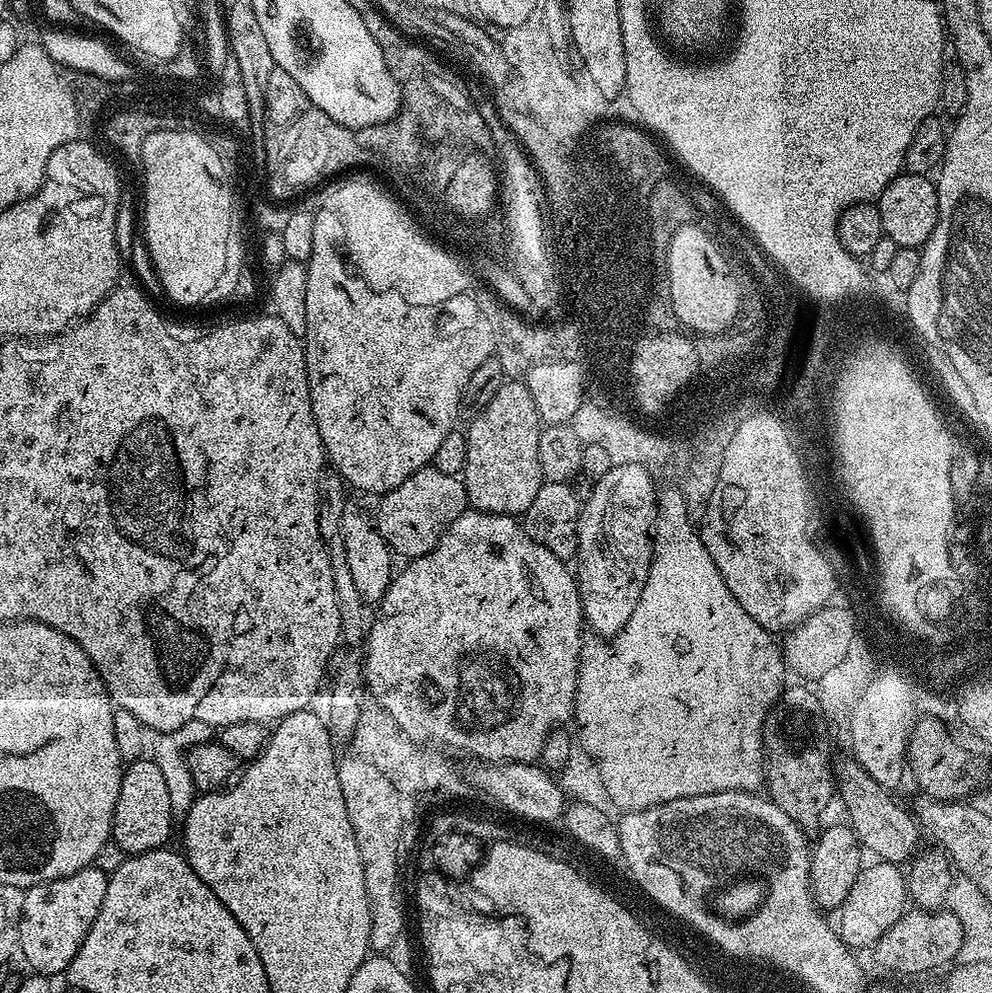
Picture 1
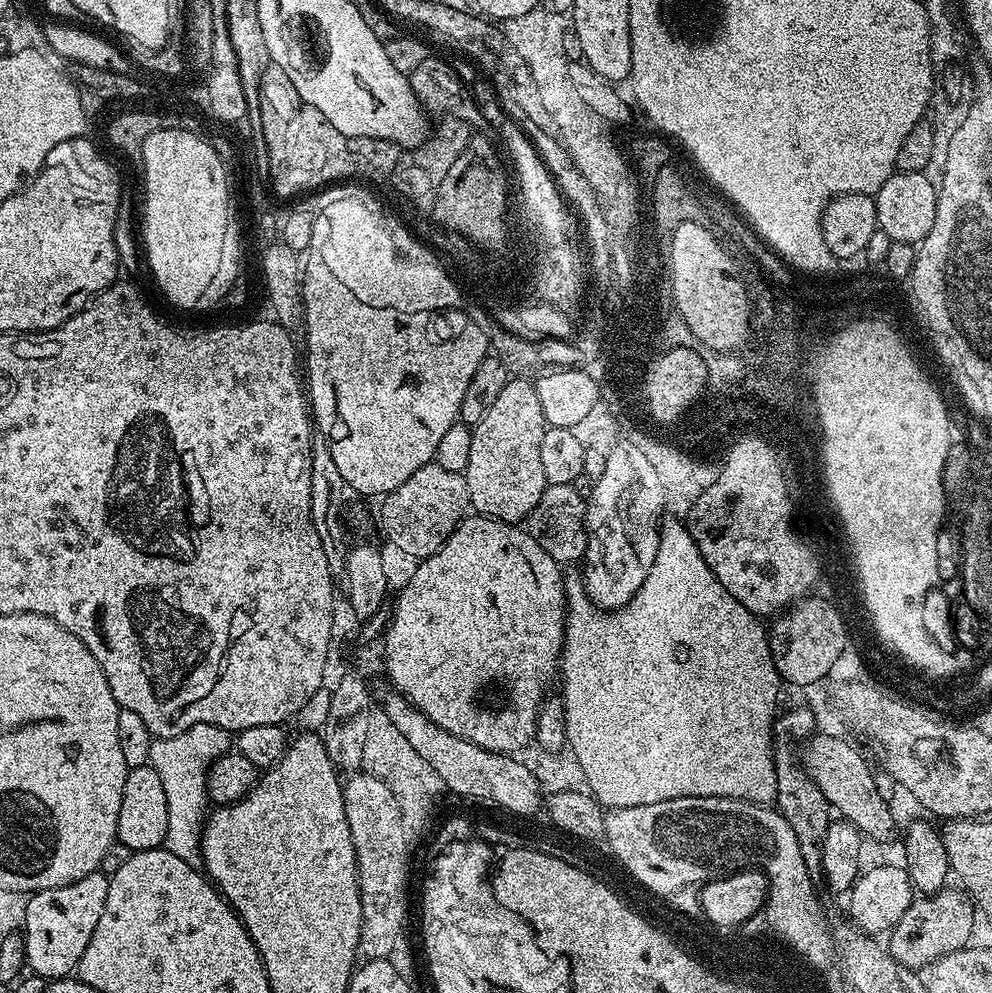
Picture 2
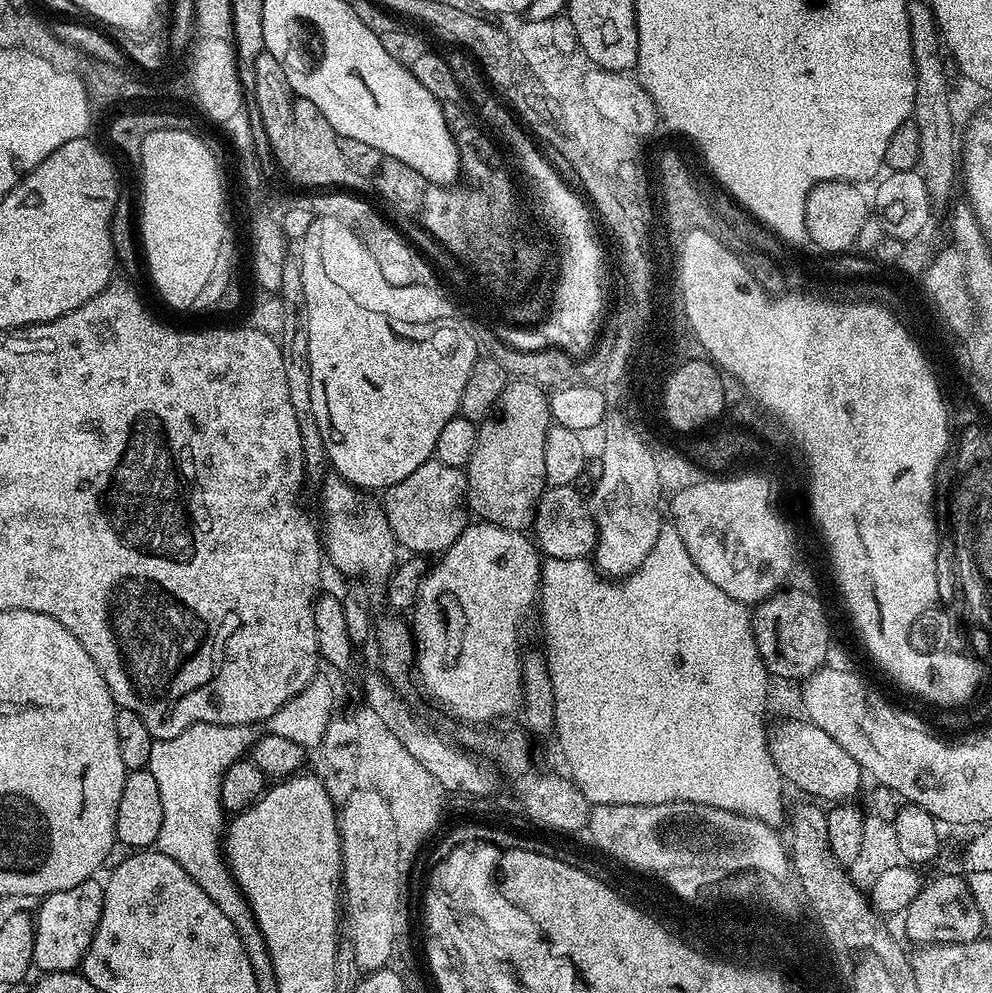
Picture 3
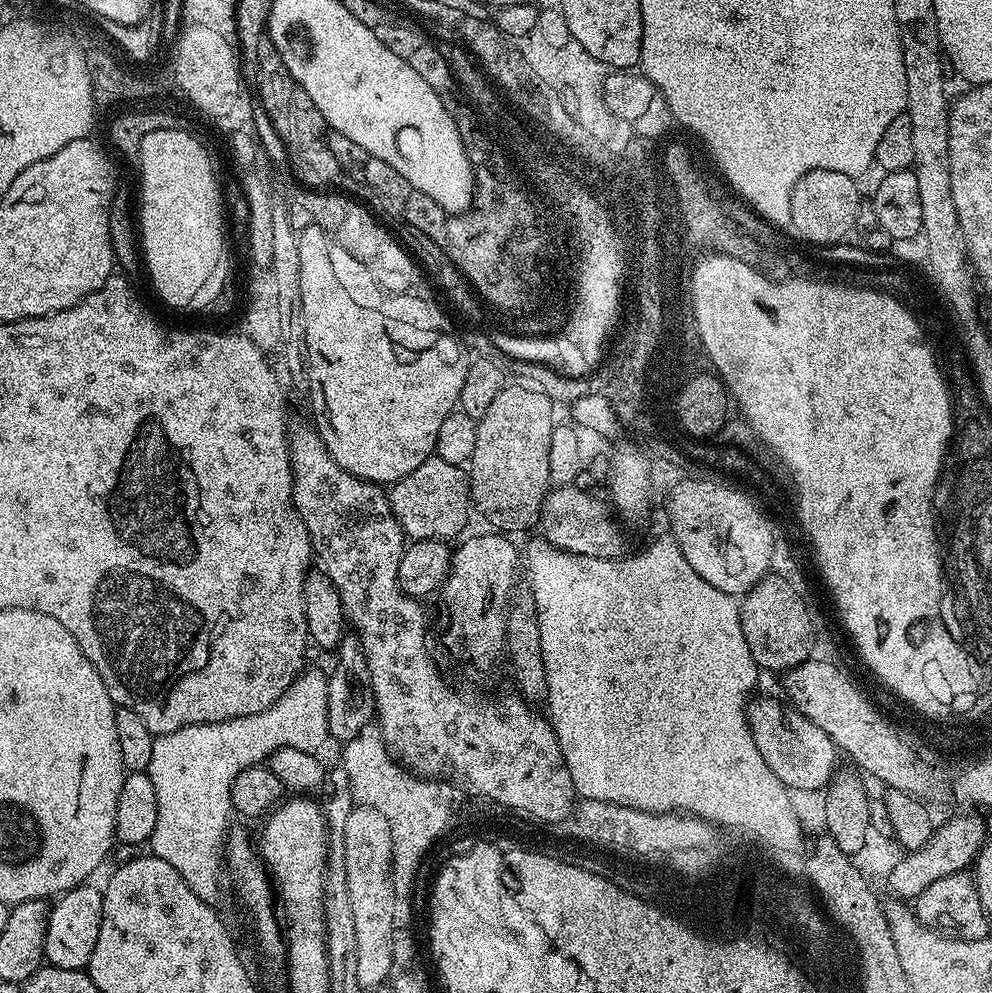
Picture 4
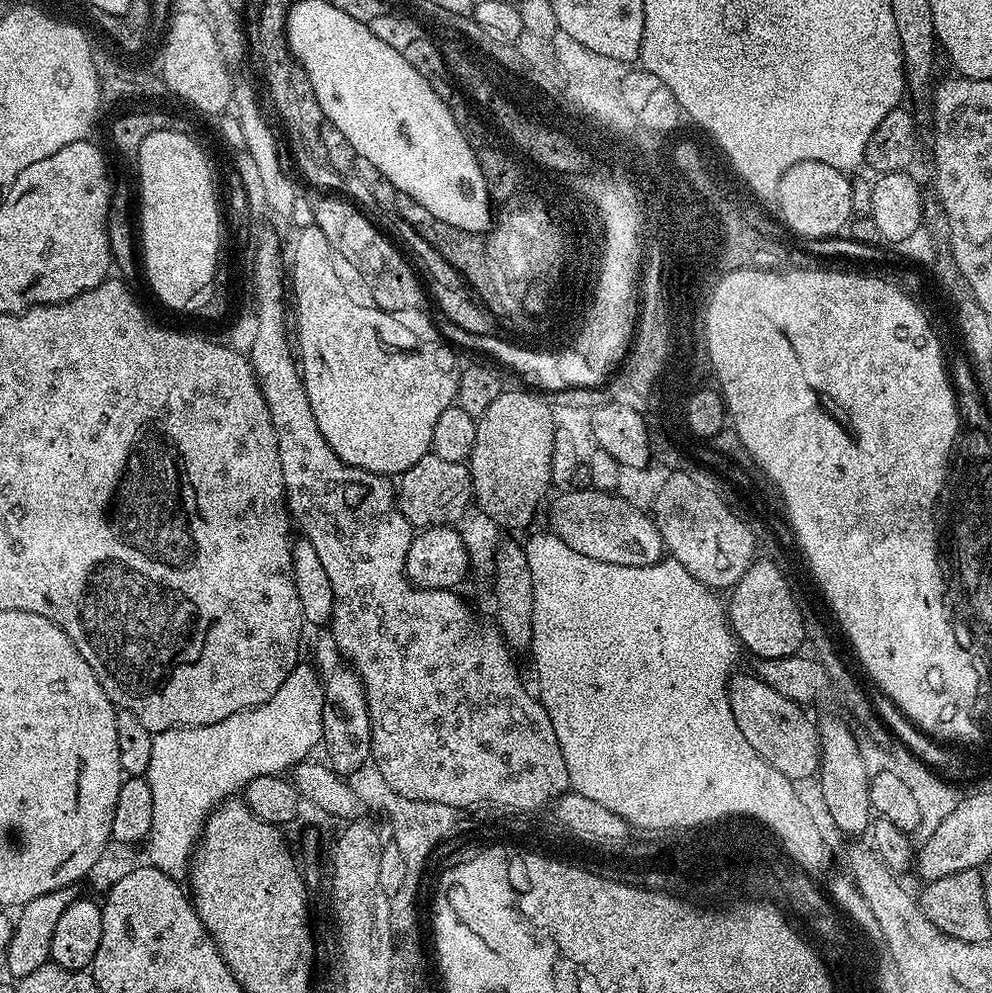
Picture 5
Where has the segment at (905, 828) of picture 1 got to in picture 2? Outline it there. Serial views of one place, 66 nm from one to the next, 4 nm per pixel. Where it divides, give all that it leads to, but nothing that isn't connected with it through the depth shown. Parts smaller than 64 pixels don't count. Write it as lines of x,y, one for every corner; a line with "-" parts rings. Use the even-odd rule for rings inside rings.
816,734
811,737
812,749
806,752
808,776
822,790
833,809
843,819
850,821
865,837
884,840
892,832
890,804
882,800
875,786
874,769
864,761
864,756
847,739

